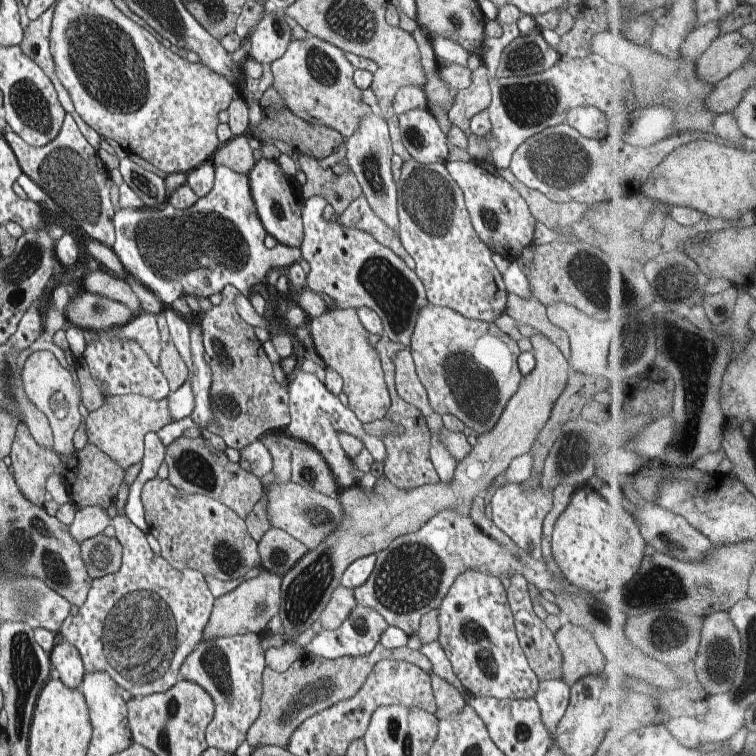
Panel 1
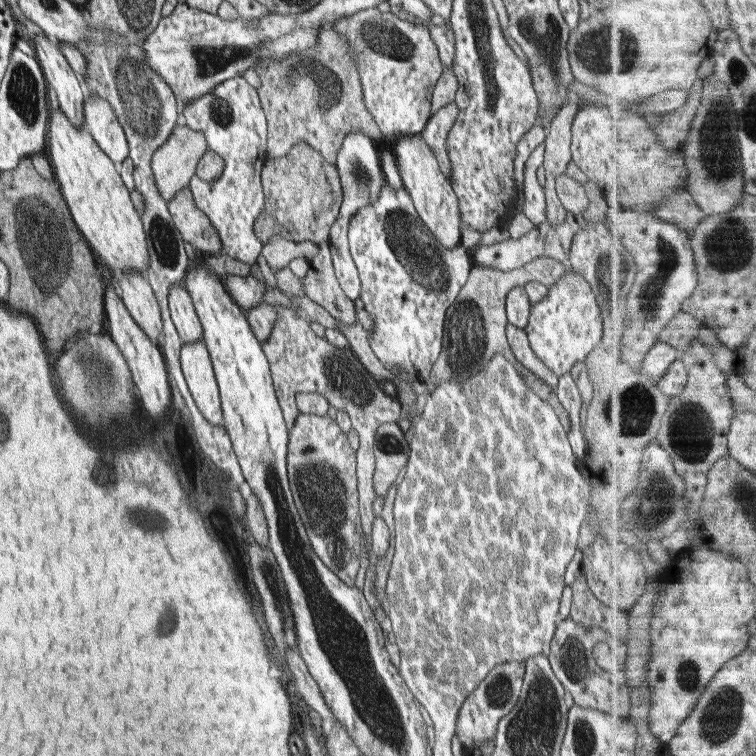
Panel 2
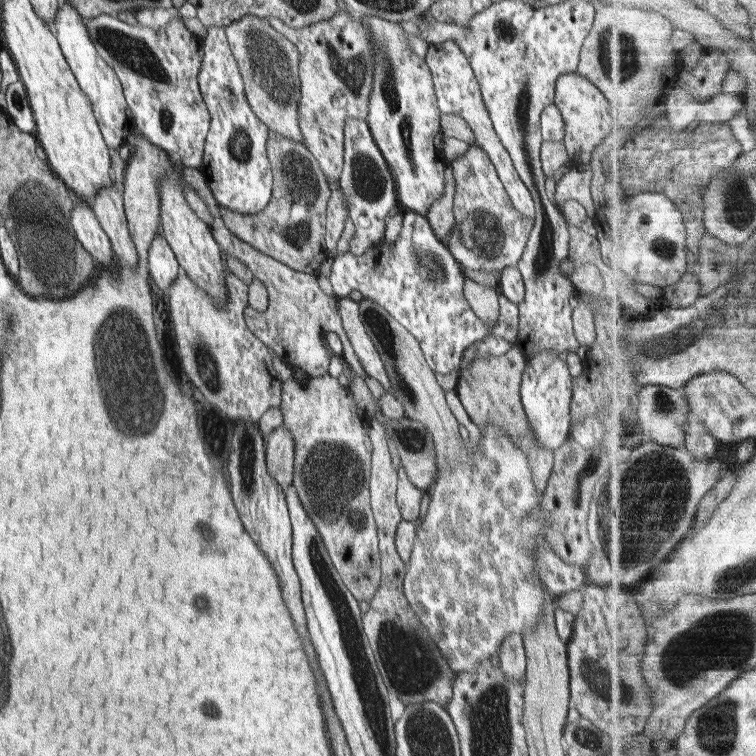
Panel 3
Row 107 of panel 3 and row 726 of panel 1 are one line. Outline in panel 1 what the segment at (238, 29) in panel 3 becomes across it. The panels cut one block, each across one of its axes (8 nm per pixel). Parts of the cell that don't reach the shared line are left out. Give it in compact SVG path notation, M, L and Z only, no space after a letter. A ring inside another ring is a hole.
M378 643L378 646L370 654L360 657L344 656L326 660L325 658L303 655L290 669L281 673L267 666L262 675L264 692L262 692L261 711L256 722L253 722L248 730L248 736L246 736L248 744L250 746L258 744L258 724L266 724L266 726L262 726L262 732L270 732L270 734L264 734L260 744L287 748L292 733L300 726L301 722L313 714L330 708L337 702L356 696L358 690L366 682L366 678L370 676L372 668L378 662L386 659L414 663L427 674L433 673L430 660L419 650L413 650L407 646L390 650L381 643Z

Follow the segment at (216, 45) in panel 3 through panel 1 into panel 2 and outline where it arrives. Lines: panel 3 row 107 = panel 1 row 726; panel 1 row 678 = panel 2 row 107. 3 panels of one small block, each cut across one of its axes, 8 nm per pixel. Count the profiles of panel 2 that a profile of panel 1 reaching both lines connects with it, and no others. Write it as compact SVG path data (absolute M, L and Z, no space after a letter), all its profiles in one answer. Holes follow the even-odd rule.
M238 75L216 85L212 92L195 98L182 105L188 128L204 134L207 145L224 159L224 170L220 178L214 182L204 182L196 175L190 180L189 190L192 192L196 208L217 228L222 254L252 265L262 250L262 243L255 235L253 226L262 209L264 209L264 192L262 190L261 172L265 165L267 150L267 118L261 105L257 88L250 85L244 77Z

